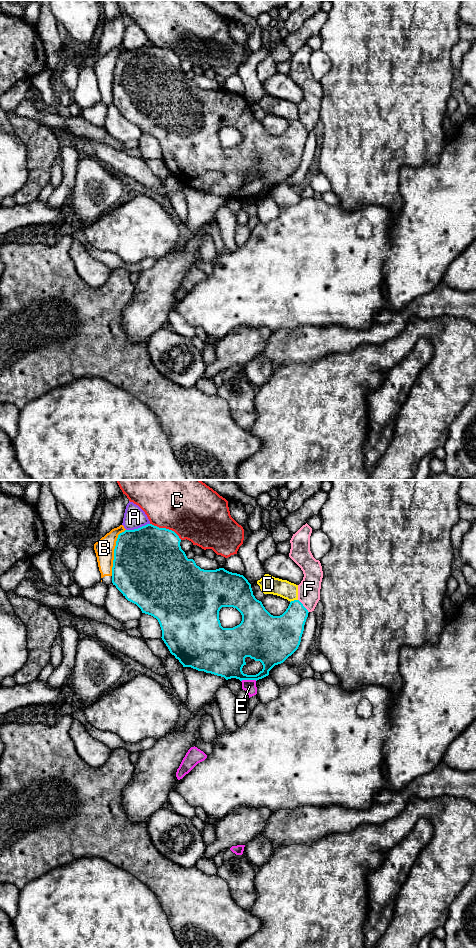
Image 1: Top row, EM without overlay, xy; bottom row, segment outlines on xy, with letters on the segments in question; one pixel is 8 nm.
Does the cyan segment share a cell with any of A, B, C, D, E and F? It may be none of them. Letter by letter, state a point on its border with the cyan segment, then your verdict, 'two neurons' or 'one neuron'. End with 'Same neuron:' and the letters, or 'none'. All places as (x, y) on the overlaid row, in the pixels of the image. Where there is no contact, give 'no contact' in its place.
A: meets cyan in xy at (138, 528); two neurons
B: meets cyan in xy at (114, 552); two neurons
C: meets cyan in xy at (165, 528); two neurons
D: meets cyan in xy at (294, 600); two neurons
E: meets cyan in xy at (248, 679); two neurons
F: meets cyan in xy at (303, 606); two neurons
Same neuron: none

